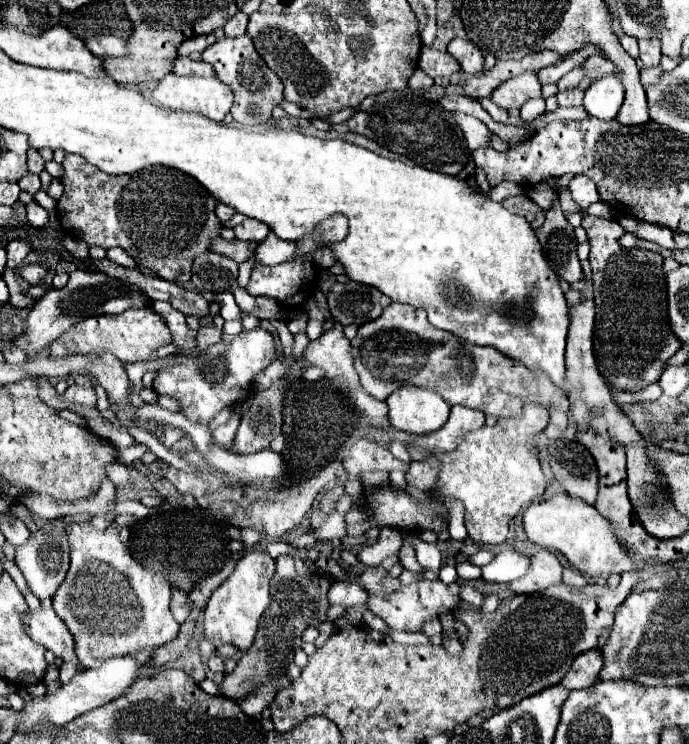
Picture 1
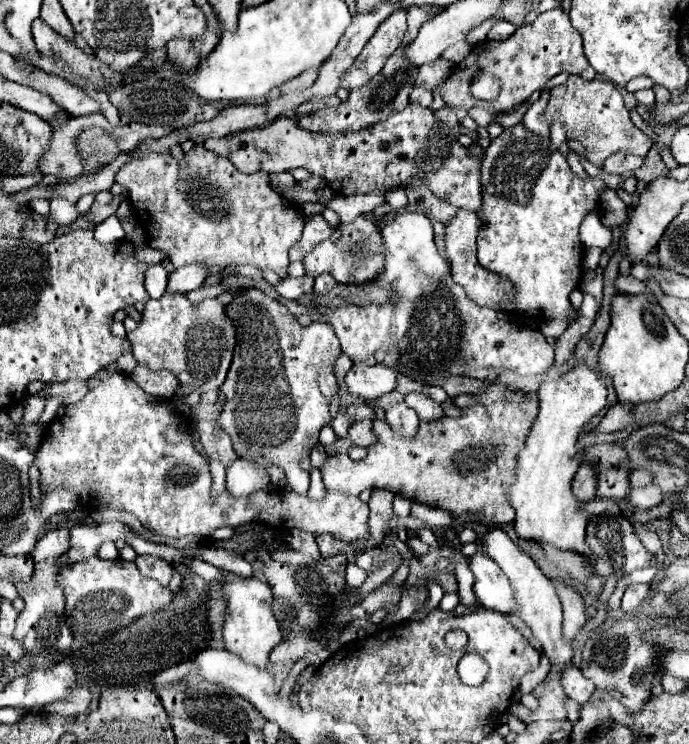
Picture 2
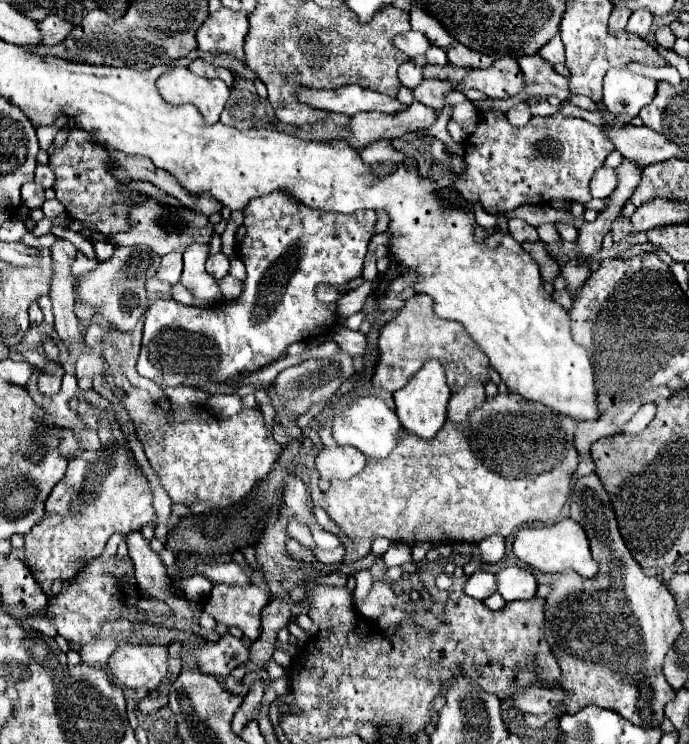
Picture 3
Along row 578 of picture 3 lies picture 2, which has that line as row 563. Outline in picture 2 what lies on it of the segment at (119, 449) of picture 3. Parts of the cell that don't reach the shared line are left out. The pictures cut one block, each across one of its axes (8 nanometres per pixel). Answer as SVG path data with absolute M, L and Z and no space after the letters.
M48 558L38 562L34 568L34 576L30 582L22 582L16 584L20 598L24 600L24 610L20 612L18 620L16 620L16 630L14 630L14 638L22 644L26 656L34 656L46 648L54 648L54 650L68 650L72 646L72 632L66 624L64 618L64 596L62 590L56 584L56 574L62 566L68 566L64 562L56 562L56 558Z

